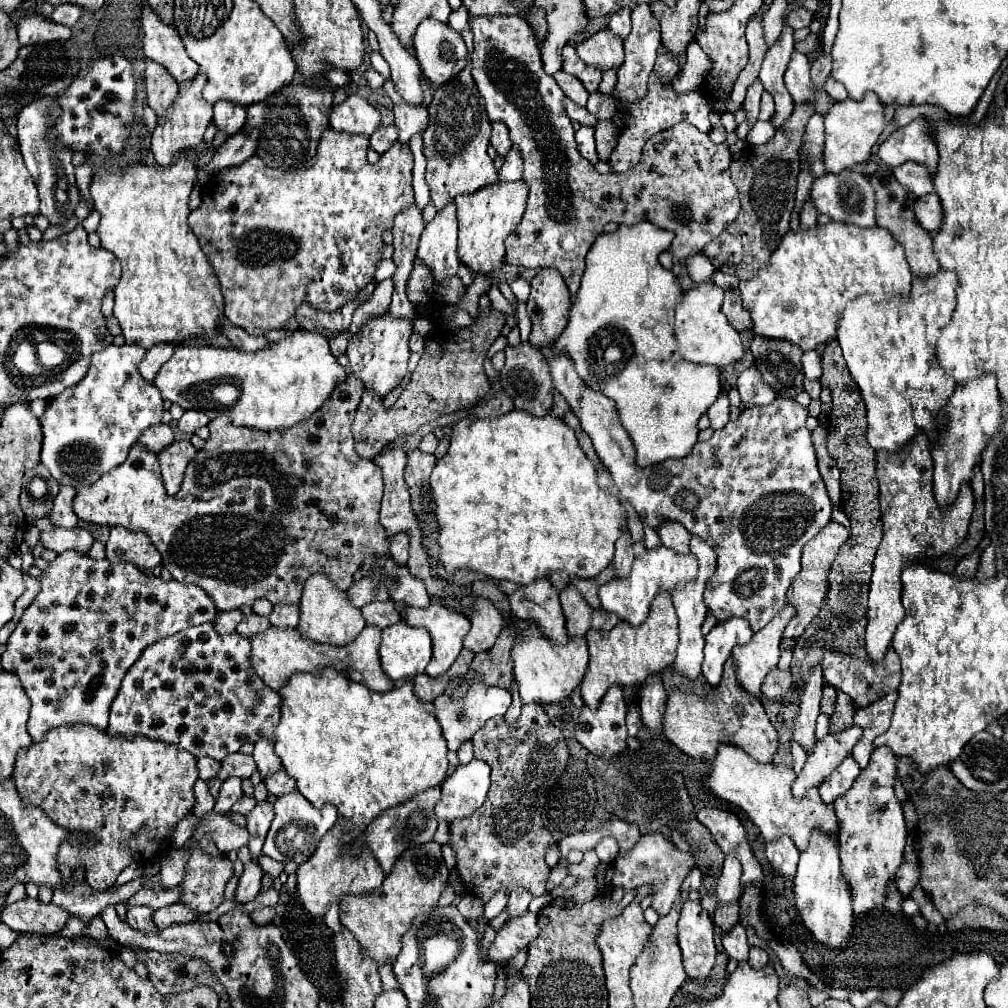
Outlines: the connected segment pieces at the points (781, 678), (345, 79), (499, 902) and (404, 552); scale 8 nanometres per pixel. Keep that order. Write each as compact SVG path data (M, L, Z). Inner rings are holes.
M777 667L767 675L763 687L761 687L761 693L765 699L769 701L779 701L791 687L791 673L787 671L779 671Z
M331 69L331 75L327 75L327 81L337 87L343 87L345 83L351 83L351 77L349 77L349 73L345 73L341 69Z
M497 891L497 893L489 899L489 903L485 905L485 919L487 919L487 921L495 919L495 917L505 909L507 897L509 897L509 891Z
M401 533L401 535L393 535L389 537L389 553L393 555L393 559L397 563L407 563L407 557L409 557L409 535Z

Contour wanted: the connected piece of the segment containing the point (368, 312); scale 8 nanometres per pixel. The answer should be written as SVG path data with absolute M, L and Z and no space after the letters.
M391 279L379 281L373 295L371 295L371 299L367 299L365 303L361 303L355 309L349 333L355 335L357 331L361 331L361 323L365 323L365 319L373 319L373 315L385 315L385 311L389 311L391 293L393 293L393 281Z

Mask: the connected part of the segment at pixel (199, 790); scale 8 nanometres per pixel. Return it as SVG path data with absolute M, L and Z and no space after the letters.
M200 778L195 783L194 795L196 803L192 813L197 818L201 819L205 814L213 810L215 799L211 795L206 782L201 780Z

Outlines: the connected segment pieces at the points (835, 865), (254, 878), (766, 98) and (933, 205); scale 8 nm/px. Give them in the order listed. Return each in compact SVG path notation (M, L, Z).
M813 831L807 851L801 853L797 875L795 875L795 907L813 935L823 945L845 945L851 937L851 895L845 879L841 877L839 865L839 843L825 831Z
M247 863L245 873L239 879L239 885L237 885L237 891L235 891L233 899L237 903L247 903L247 901L255 899L259 889L261 889L261 877L263 877L261 867L257 863Z
M763 91L758 119L767 121L767 119L771 119L771 117L773 117L773 97L771 97L771 93Z
M929 193L915 201L915 219L925 231L935 233L941 227L941 217L941 203L935 193Z

